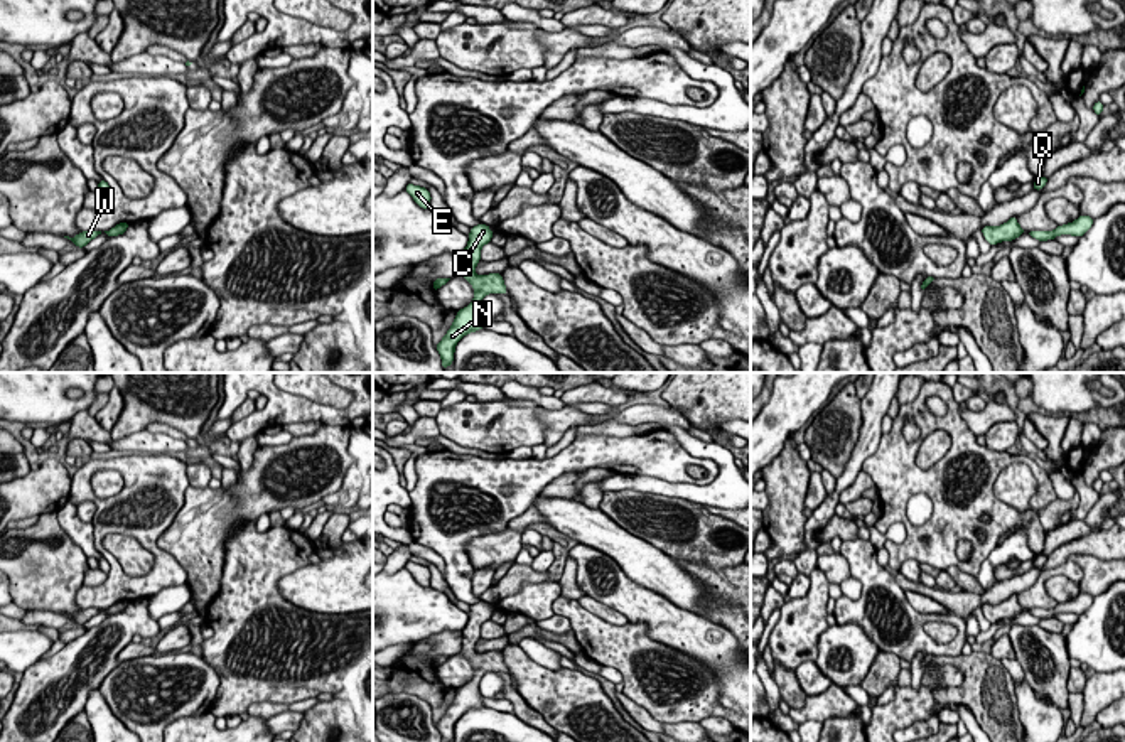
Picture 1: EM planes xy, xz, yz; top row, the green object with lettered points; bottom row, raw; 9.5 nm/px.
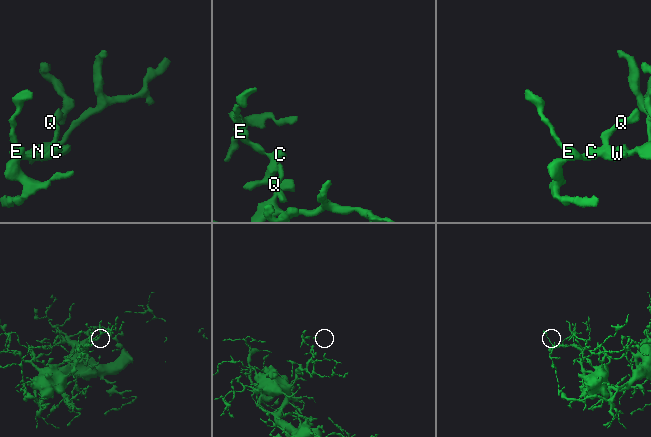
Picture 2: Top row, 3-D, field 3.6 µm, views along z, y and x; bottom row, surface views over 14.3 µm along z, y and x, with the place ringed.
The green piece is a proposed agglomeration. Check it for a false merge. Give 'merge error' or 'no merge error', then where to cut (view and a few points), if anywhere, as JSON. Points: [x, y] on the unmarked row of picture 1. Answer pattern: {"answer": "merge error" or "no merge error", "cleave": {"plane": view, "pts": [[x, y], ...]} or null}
{"answer": "no merge error", "cleave": null}

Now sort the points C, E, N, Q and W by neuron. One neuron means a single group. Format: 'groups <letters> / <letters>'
groups C E N Q W

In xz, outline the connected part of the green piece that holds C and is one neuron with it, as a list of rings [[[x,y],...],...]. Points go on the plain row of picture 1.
[[[477,602],[471,605],[469,610],[469,621],[462,632],[462,651],[466,658],[471,659],[476,673],[474,678],[466,685],[457,688],[455,698],[444,713],[444,717],[437,722],[437,729],[442,735],[442,742],[452,742],[454,740],[454,729],[455,722],[469,710],[484,707],[481,702],[479,693],[479,681],[487,671],[503,671],[508,673],[508,668],[503,659],[501,651],[491,651],[491,653],[476,653],[476,643],[481,639],[481,626],[486,621],[491,621],[493,609],[487,602]]]

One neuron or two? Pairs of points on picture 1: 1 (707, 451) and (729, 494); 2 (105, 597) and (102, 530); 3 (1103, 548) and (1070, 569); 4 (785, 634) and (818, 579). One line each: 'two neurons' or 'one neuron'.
1: one neuron
2: one neuron
3: two neurons
4: one neuron

